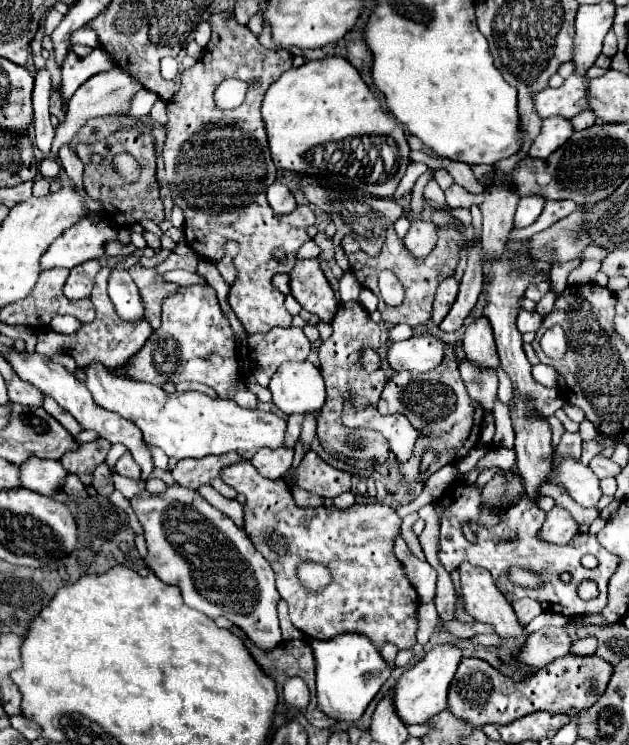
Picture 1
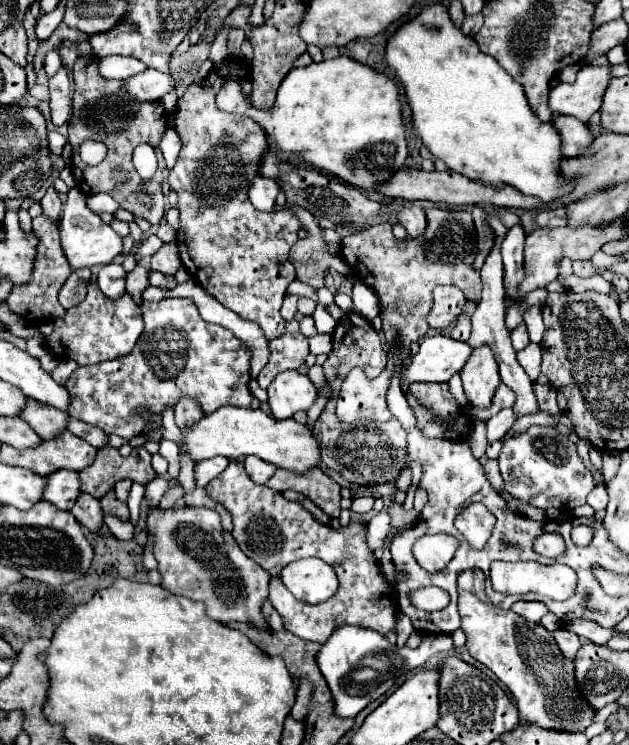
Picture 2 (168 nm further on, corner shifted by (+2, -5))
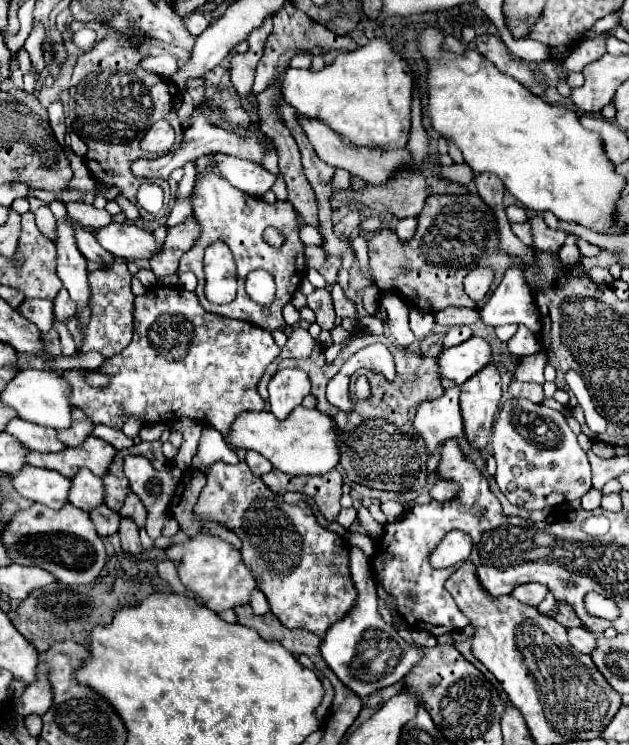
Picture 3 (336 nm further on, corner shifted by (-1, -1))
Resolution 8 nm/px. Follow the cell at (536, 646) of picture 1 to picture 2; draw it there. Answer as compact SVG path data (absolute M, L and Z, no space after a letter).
M556 629L556 631L552 631L552 637L566 659L572 659L576 655L576 651L580 649L580 637L568 629Z

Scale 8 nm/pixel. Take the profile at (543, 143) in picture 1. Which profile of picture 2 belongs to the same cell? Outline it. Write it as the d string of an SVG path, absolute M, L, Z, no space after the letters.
M558 115L552 119L552 125L556 127L558 135L562 137L560 151L564 157L576 157L594 141L594 133L584 123L576 121L574 117Z

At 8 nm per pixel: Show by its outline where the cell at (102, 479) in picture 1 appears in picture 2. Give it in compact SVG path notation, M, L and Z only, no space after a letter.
M112 489L106 491L106 493L100 497L100 505L102 505L102 509L104 509L106 513L118 515L118 517L122 517L122 519L128 519L128 517L130 517L130 513L128 513L128 505L122 503L122 501L118 501Z

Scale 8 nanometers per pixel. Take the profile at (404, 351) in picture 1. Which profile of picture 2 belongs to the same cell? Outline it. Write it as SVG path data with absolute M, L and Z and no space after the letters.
M426 335L418 353L410 357L410 363L400 367L400 381L408 385L416 381L450 381L450 377L468 361L470 351L472 347L468 343L448 335Z

